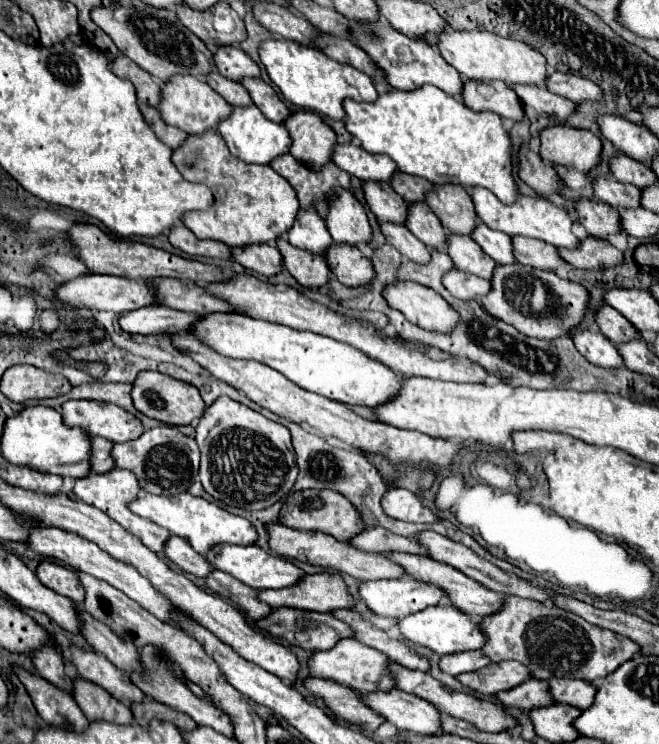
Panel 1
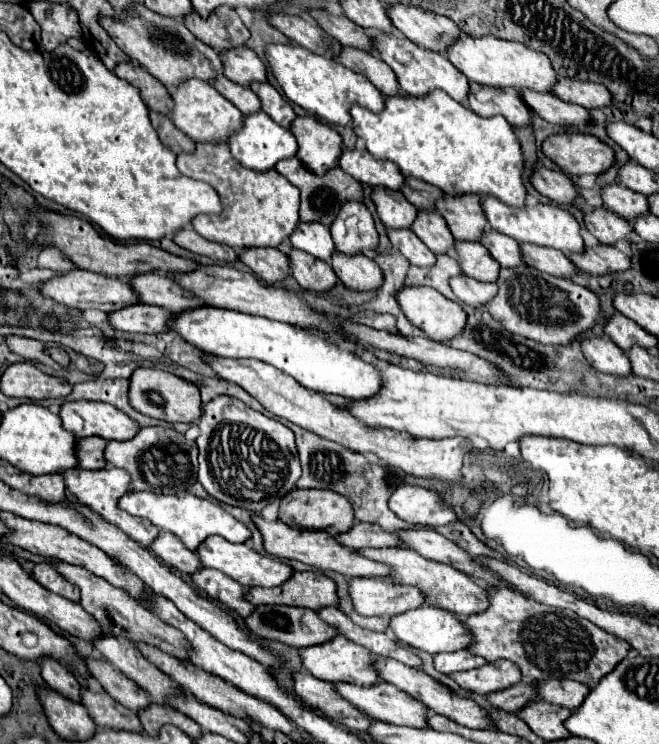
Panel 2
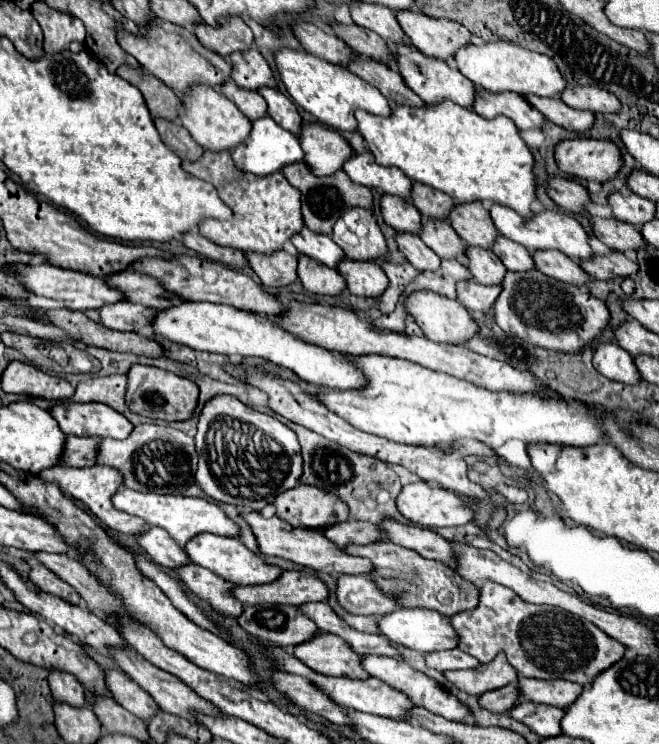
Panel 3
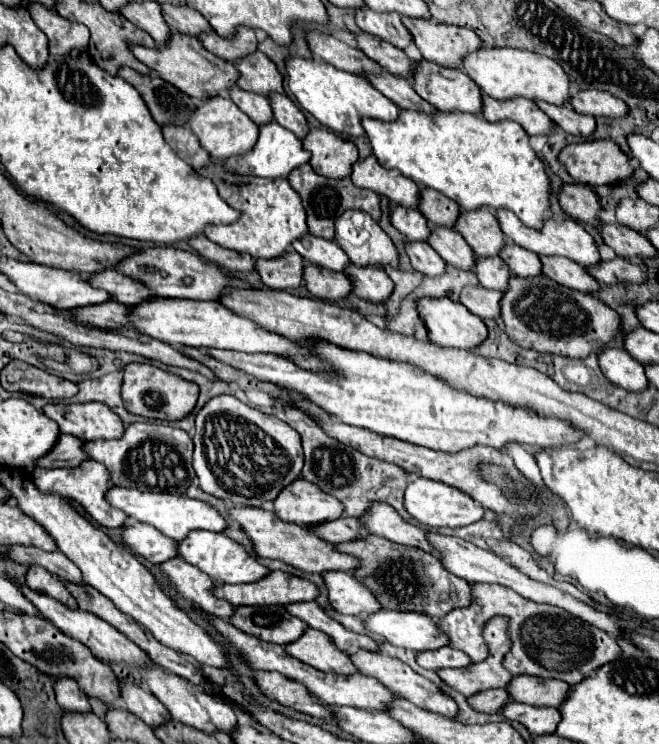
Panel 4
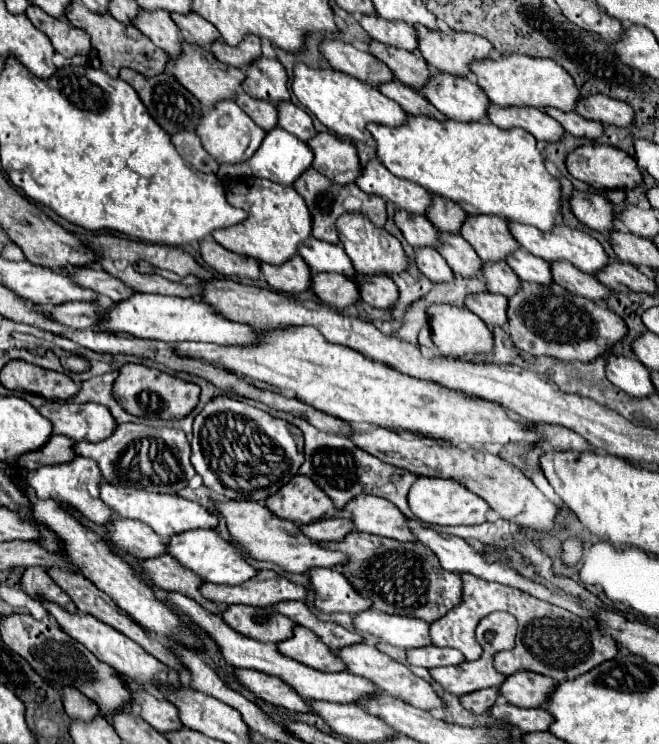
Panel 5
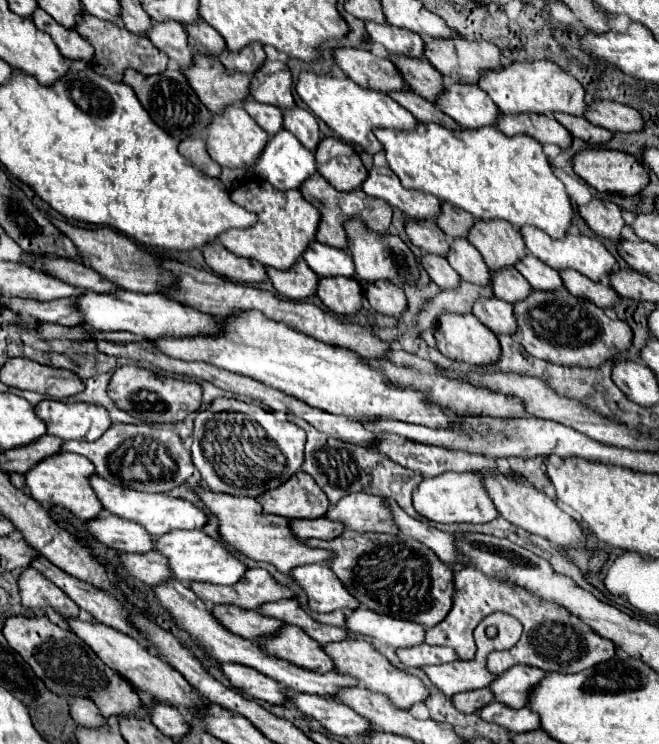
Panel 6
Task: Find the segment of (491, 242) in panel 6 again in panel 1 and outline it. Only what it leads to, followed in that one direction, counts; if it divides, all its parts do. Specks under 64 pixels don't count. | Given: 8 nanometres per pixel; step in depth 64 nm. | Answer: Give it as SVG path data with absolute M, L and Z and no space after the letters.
M444 184L444 188L432 186L432 190L426 192L424 202L452 234L470 234L478 222L466 188L452 188L452 184Z

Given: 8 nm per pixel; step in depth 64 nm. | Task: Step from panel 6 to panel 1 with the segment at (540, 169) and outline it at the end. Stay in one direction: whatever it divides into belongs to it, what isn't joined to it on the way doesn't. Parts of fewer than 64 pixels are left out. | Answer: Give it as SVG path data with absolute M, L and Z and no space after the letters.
M424 86L414 92L390 90L376 98L376 102L344 100L346 130L362 142L362 148L372 154L388 154L400 172L422 176L432 184L458 184L464 188L482 186L490 190L500 202L512 204L516 200L516 184L512 178L512 150L508 132L500 116L490 112L472 112L468 106L448 96L436 86Z

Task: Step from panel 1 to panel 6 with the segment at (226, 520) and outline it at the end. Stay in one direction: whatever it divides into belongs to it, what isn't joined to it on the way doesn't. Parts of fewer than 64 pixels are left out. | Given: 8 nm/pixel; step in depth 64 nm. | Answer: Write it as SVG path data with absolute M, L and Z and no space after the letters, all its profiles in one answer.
M98 476L90 478L92 488L96 492L96 496L100 498L100 502L104 504L104 510L108 510L110 514L116 514L124 520L134 520L138 524L142 524L152 536L164 536L172 530L192 530L192 528L202 528L208 522L208 516L202 508L194 506L188 500L180 500L180 498L172 498L168 494L146 494L146 492L138 492L138 490L130 490L130 488L122 488L122 486L114 486Z

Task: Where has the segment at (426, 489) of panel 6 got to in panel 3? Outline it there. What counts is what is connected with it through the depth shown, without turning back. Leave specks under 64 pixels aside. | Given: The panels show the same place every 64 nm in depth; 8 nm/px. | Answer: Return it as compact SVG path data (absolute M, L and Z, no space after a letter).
M424 480L402 486L396 498L396 508L410 522L426 528L460 526L474 518L474 512L458 494L440 486L430 486Z

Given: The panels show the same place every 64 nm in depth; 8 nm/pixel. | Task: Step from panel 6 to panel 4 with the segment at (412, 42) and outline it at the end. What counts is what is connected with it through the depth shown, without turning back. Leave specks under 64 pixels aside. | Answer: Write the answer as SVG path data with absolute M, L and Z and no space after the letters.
M364 6L364 8L354 10L354 18L360 30L382 38L394 44L396 48L404 50L412 42L410 32L404 28L402 18L396 16L396 12L376 12Z

